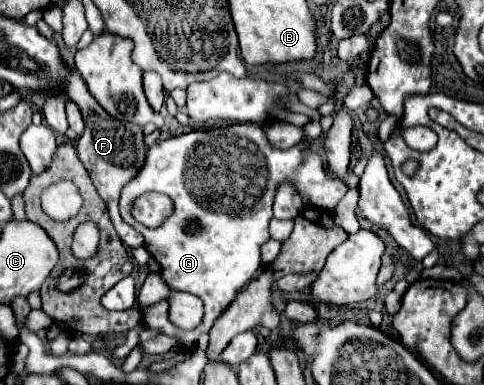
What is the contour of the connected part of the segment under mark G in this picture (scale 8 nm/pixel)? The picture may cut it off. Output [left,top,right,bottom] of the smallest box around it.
[121,123,349,353]

